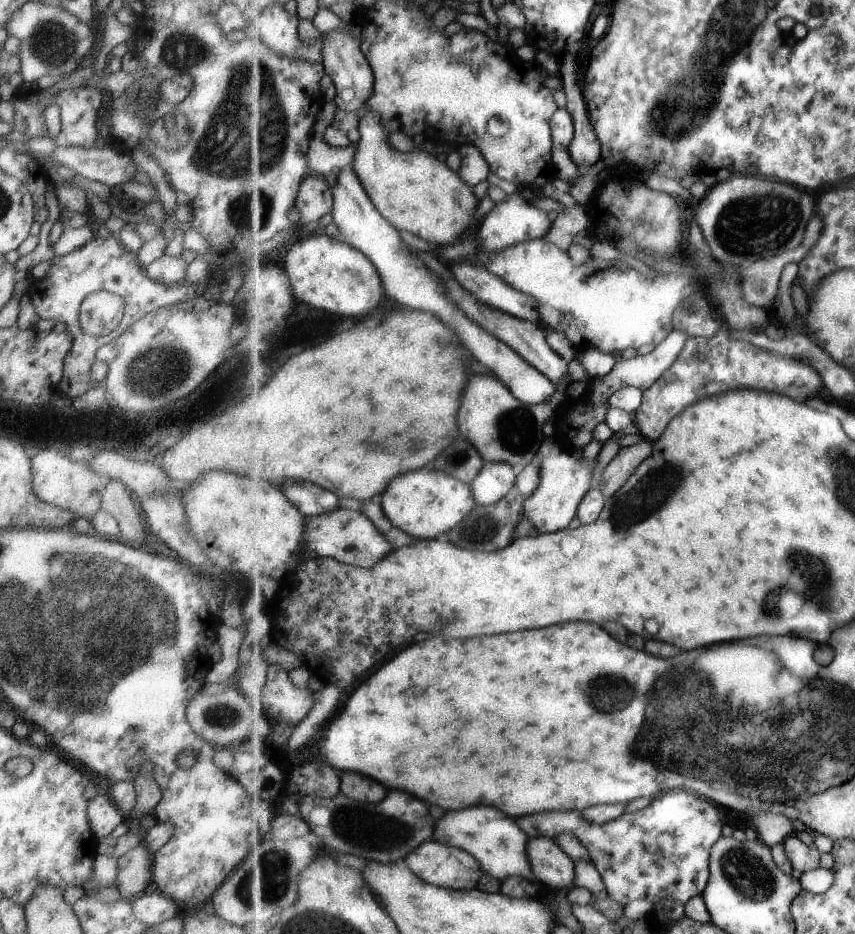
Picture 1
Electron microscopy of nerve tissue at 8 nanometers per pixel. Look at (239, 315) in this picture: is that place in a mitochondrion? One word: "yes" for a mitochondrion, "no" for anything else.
no

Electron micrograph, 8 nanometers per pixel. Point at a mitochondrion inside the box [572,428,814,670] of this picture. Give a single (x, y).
(644, 500)

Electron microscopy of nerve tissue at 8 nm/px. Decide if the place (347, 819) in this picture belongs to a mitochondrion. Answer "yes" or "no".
yes

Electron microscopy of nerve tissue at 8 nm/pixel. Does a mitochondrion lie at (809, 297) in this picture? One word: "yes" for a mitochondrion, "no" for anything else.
no

